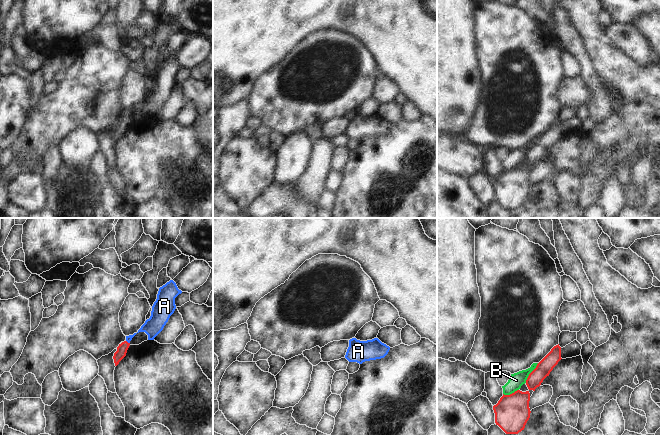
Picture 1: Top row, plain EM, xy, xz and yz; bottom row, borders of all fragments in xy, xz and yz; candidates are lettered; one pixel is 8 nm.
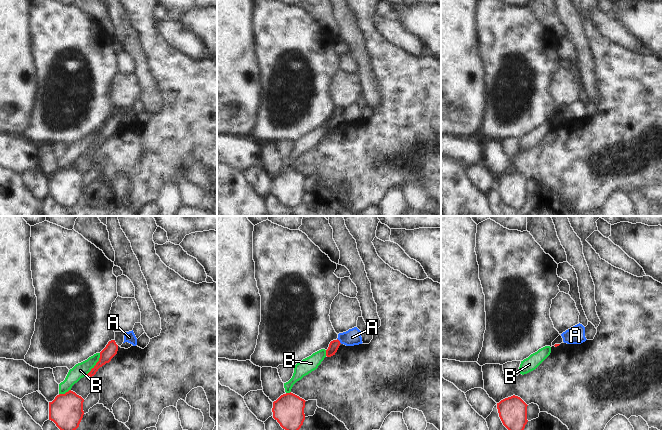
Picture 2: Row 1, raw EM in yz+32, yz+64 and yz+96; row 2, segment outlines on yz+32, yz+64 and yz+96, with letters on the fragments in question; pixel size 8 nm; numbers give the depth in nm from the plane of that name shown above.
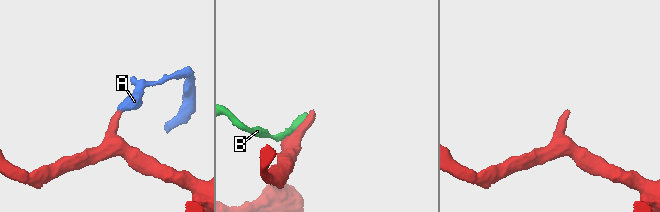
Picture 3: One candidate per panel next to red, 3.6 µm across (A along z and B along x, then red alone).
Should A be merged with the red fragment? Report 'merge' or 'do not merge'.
do not merge

